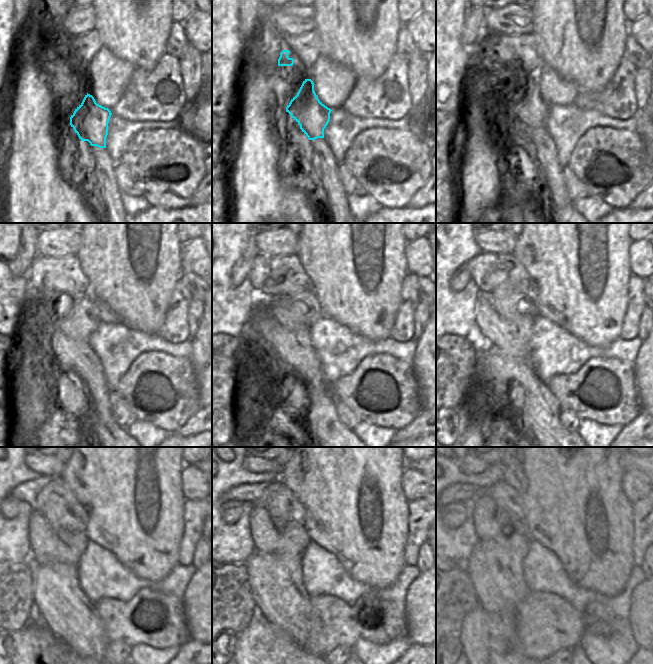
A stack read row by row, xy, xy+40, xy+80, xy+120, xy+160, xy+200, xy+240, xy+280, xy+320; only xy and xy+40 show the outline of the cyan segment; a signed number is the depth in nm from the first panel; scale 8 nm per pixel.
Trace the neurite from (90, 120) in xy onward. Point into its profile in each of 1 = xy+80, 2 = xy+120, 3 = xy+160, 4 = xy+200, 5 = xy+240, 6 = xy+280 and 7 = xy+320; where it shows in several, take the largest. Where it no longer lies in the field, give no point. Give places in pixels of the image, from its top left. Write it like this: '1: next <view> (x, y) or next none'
1: next xy+80 (524, 99)
2: next xy+120 (77, 320)
3: next xy+160 (282, 301)
4: next xy+200 (506, 299)
5: next xy+240 (59, 517)
6: next xy+280 (281, 510)
7: next xy+320 (504, 495)

